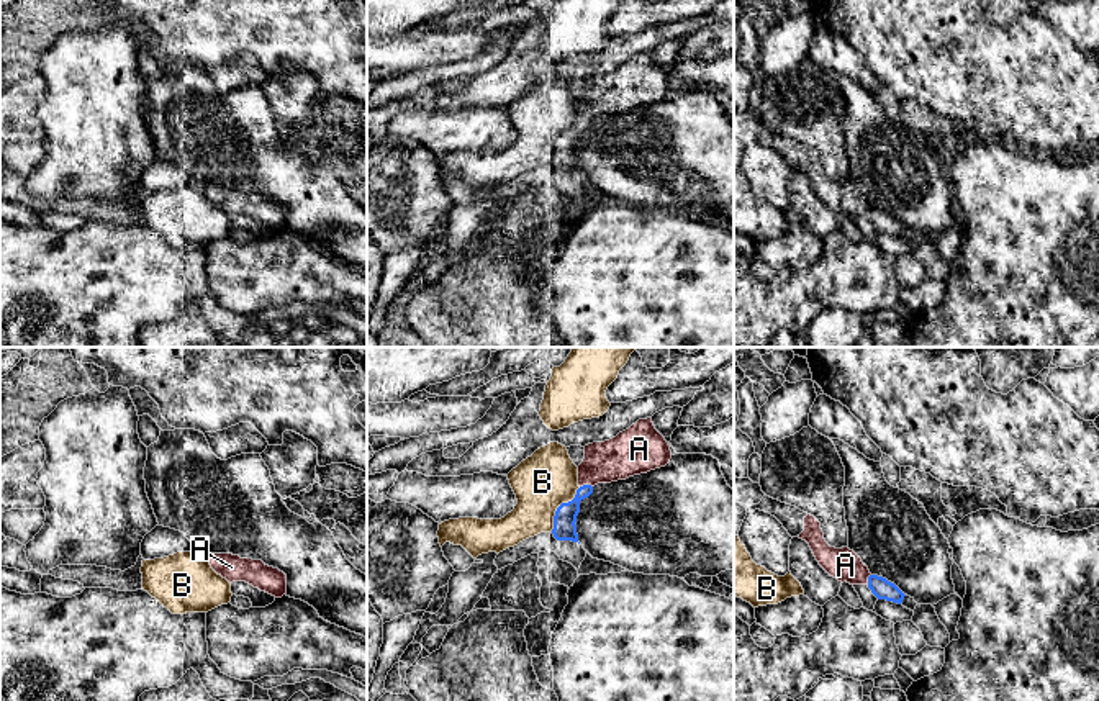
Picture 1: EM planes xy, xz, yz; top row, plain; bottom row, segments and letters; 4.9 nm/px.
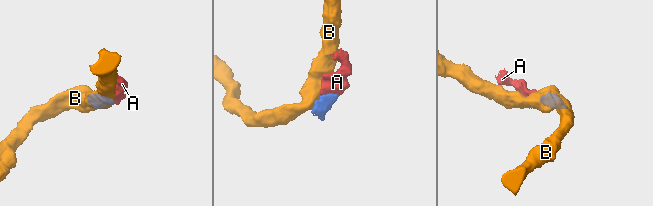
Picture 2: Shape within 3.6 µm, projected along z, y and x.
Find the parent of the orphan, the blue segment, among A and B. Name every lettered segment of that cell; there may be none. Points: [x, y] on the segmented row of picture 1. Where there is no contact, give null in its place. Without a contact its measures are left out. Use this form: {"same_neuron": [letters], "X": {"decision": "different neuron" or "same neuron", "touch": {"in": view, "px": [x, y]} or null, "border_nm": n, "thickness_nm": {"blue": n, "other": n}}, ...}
{"same_neuron": ["A"], "A": {"decision": "same neuron", "touch": {"in": "xz", "px": [585, 485]}, "border_nm": 60, "thickness_nm": {"blue": 110, "other": 220}}, "B": {"decision": "different neuron", "touch": {"in": "xz", "px": [559, 506]}, "border_nm": 260, "thickness_nm": {"blue": 110, "other": 280}}}

